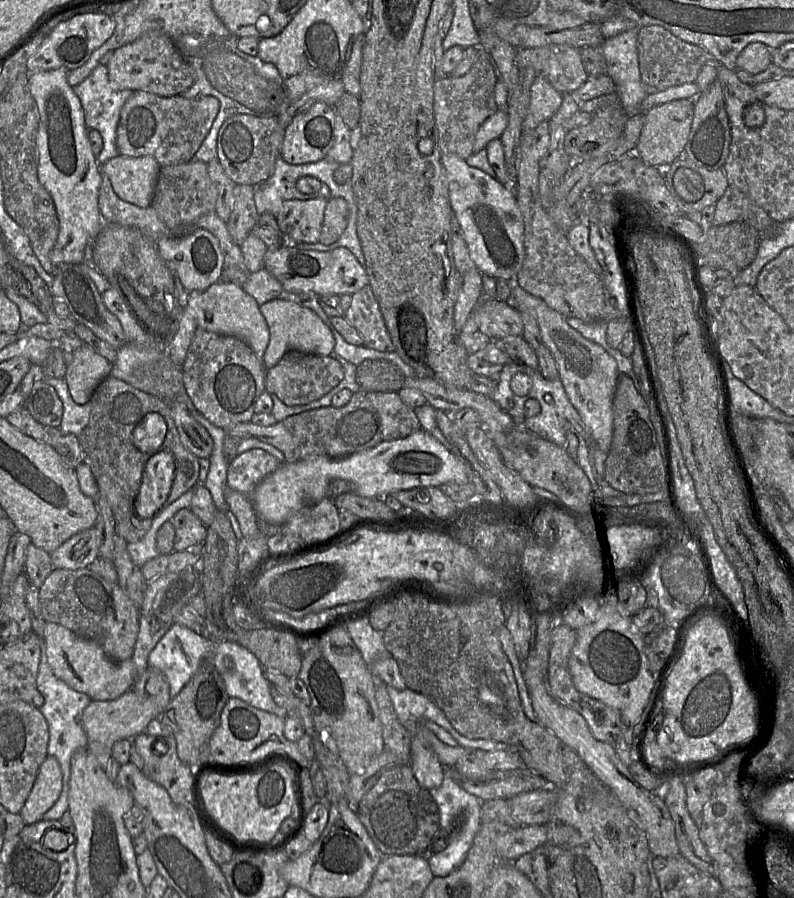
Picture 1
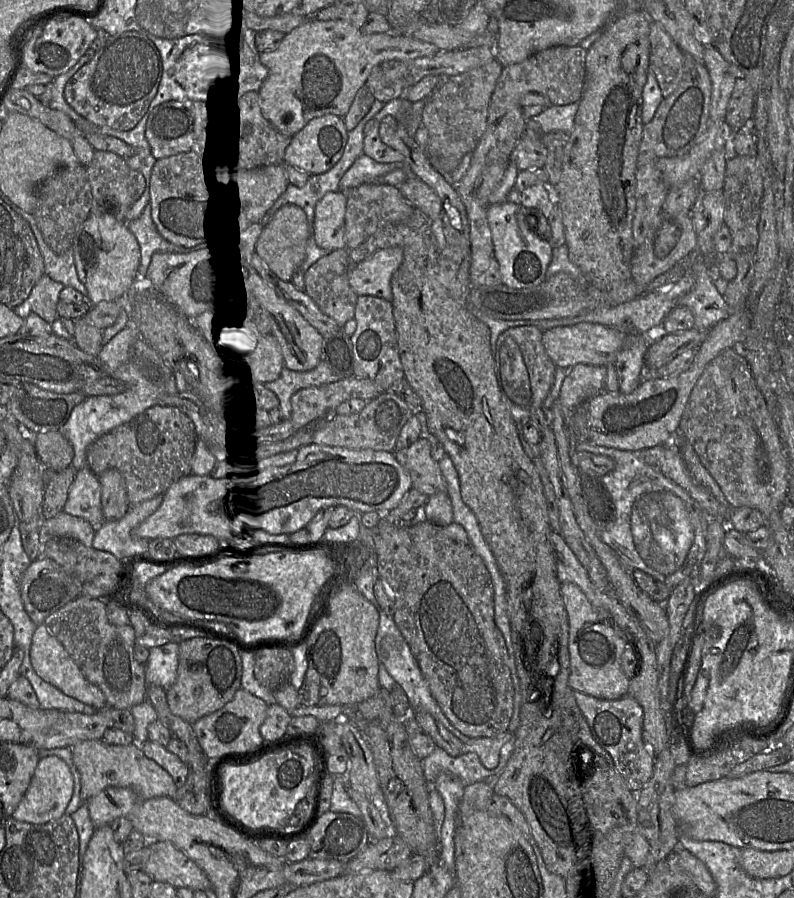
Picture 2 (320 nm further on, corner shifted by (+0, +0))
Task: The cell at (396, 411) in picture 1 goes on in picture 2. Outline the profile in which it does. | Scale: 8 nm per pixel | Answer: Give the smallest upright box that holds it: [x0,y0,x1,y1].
[394,437,447,497]

